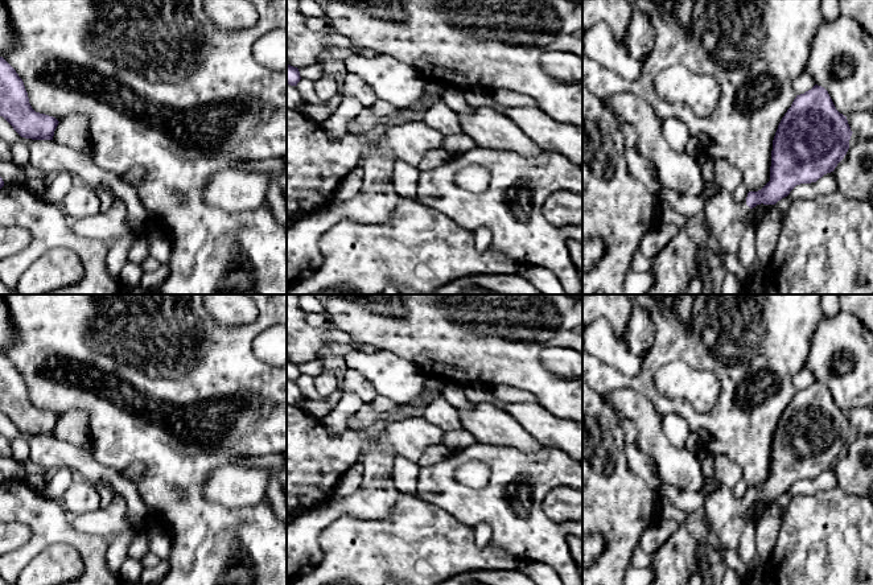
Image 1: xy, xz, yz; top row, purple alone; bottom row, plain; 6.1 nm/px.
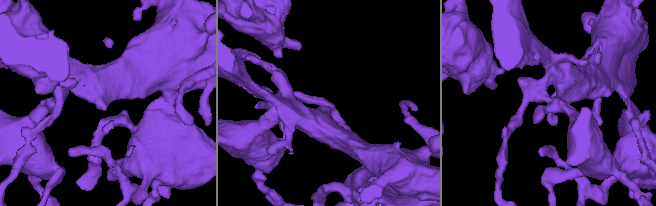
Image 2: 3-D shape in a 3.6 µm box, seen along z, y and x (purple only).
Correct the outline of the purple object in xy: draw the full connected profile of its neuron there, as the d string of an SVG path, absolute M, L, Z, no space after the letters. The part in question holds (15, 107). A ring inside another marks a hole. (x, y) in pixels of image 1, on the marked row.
M0 57L0 116L21 137L32 140L53 140L59 123L55 118L32 108L22 79L3 57Z

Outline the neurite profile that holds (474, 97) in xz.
M470 87L462 91L464 92L464 98L466 100L466 103L470 107L485 107L487 106L487 100L490 98L490 94L477 88L477 87Z

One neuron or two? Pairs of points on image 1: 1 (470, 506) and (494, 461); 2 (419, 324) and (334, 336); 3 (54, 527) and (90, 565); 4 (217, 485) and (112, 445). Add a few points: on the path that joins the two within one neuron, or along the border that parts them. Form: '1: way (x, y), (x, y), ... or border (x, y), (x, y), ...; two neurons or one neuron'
1: way (482, 498), (495, 485), (495, 473); one neuron
2: border (328, 325), (375, 349); two neurons
3: way (66, 534), (89, 553); one neuron
4: border (227, 464), (202, 489), (222, 507); two neurons

